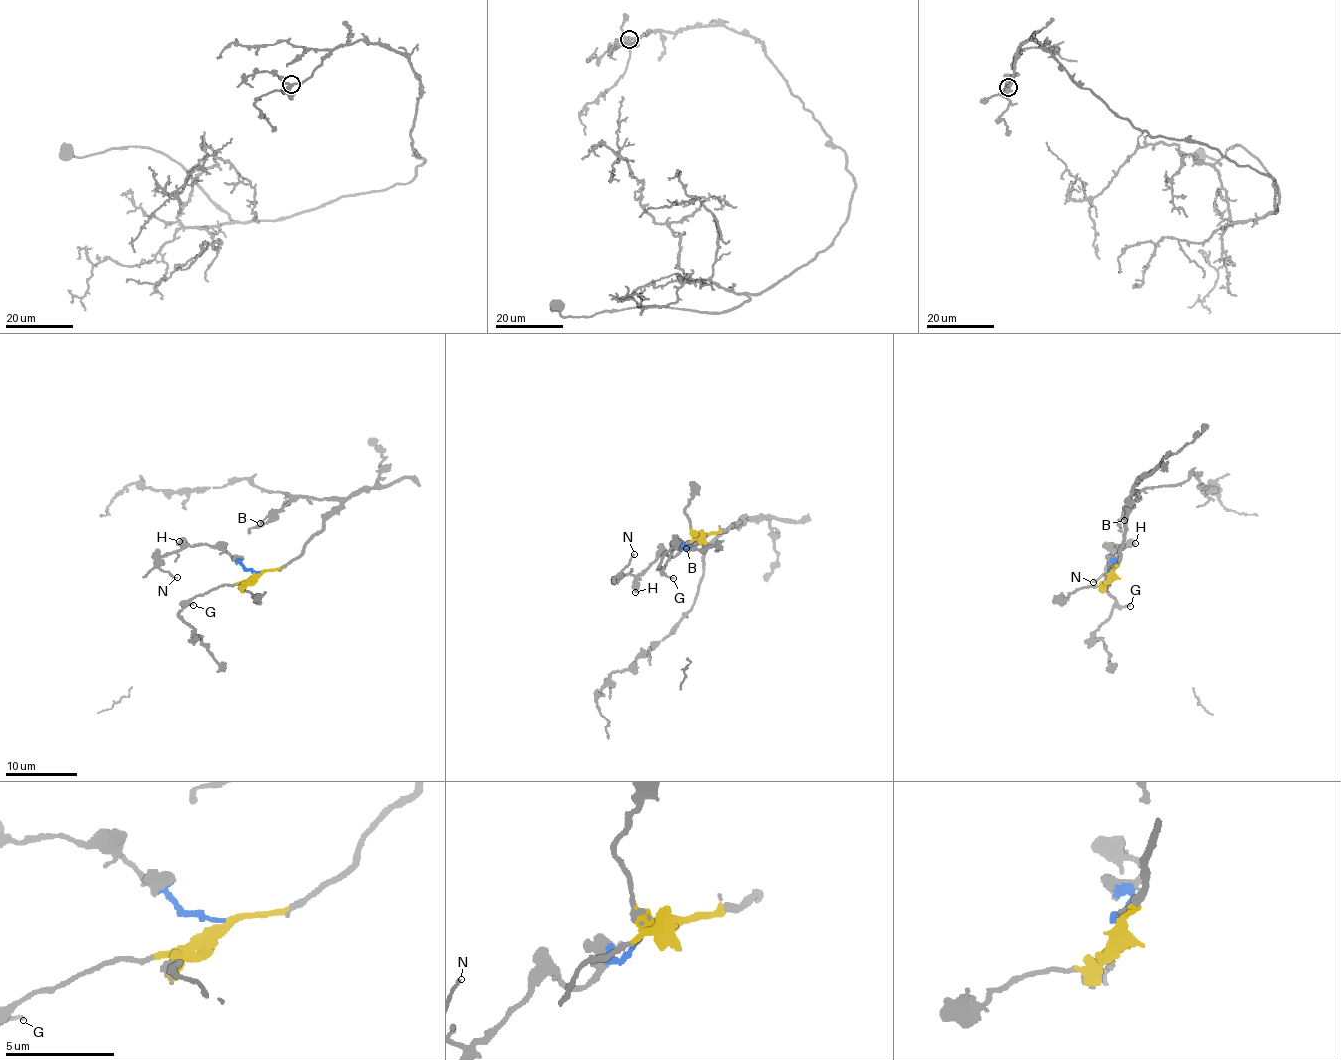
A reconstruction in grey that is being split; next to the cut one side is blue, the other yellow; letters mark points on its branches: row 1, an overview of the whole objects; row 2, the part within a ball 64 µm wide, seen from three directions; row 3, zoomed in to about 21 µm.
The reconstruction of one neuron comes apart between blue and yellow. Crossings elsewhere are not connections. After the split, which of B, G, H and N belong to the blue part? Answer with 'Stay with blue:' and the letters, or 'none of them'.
Stay with blue: H, N

